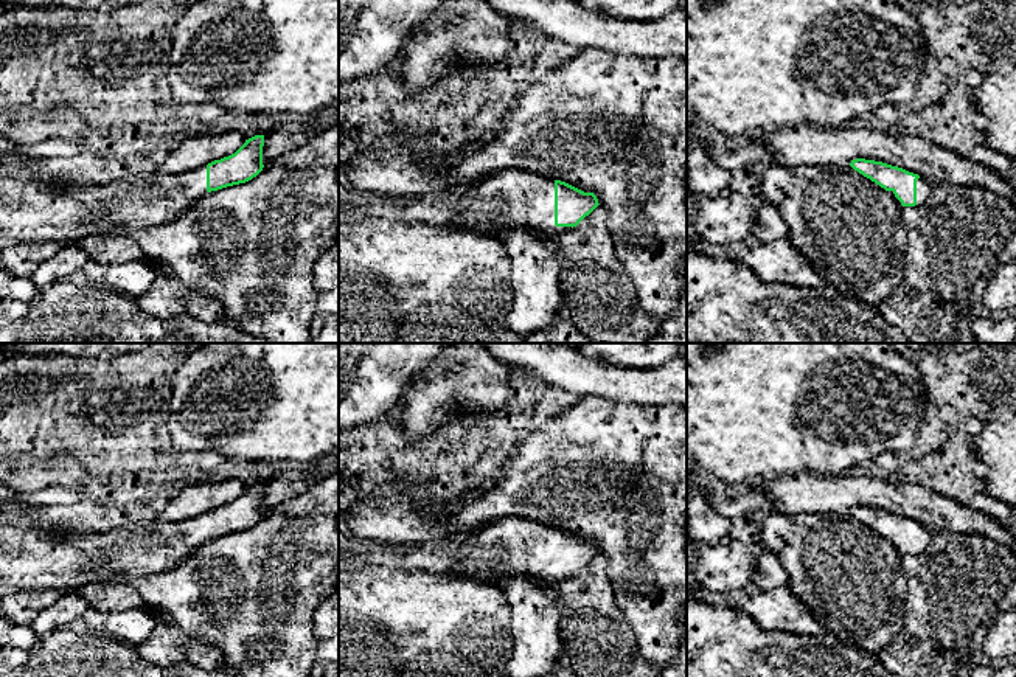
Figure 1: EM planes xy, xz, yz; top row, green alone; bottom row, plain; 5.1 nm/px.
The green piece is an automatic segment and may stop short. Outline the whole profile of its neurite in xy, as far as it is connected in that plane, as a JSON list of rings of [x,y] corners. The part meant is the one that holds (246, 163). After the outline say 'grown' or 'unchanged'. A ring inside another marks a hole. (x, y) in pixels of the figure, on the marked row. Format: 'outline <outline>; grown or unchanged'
outline [[[255,135],[235,154],[188,172],[127,174],[103,186],[68,186],[62,194],[54,193],[56,182],[20,180],[0,172],[0,238],[14,242],[71,241],[79,245],[93,234],[106,234],[118,227],[143,228],[174,222],[202,196],[256,177],[264,168],[263,146],[264,135]]]; grown

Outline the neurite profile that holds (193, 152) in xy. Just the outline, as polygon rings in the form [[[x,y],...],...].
[[[236,130],[188,137],[166,155],[158,171],[188,172],[235,154],[244,143],[245,138]]]

